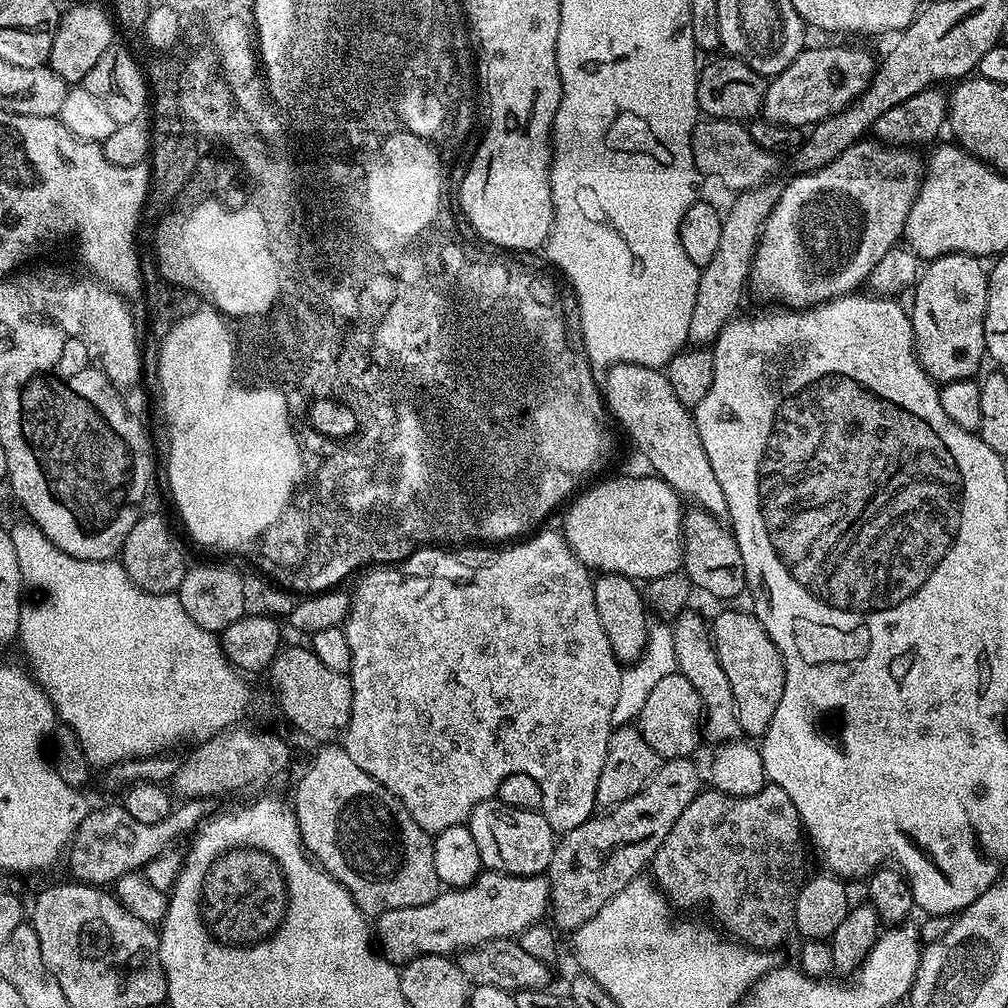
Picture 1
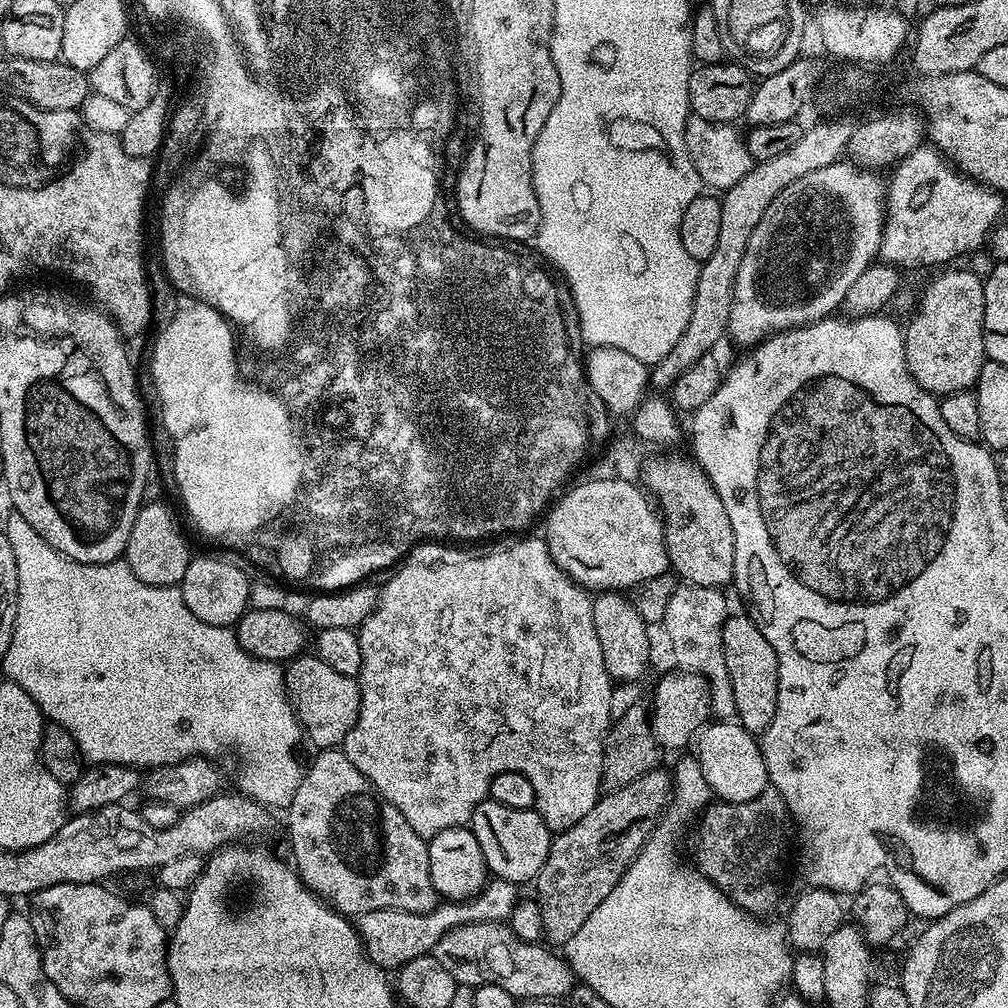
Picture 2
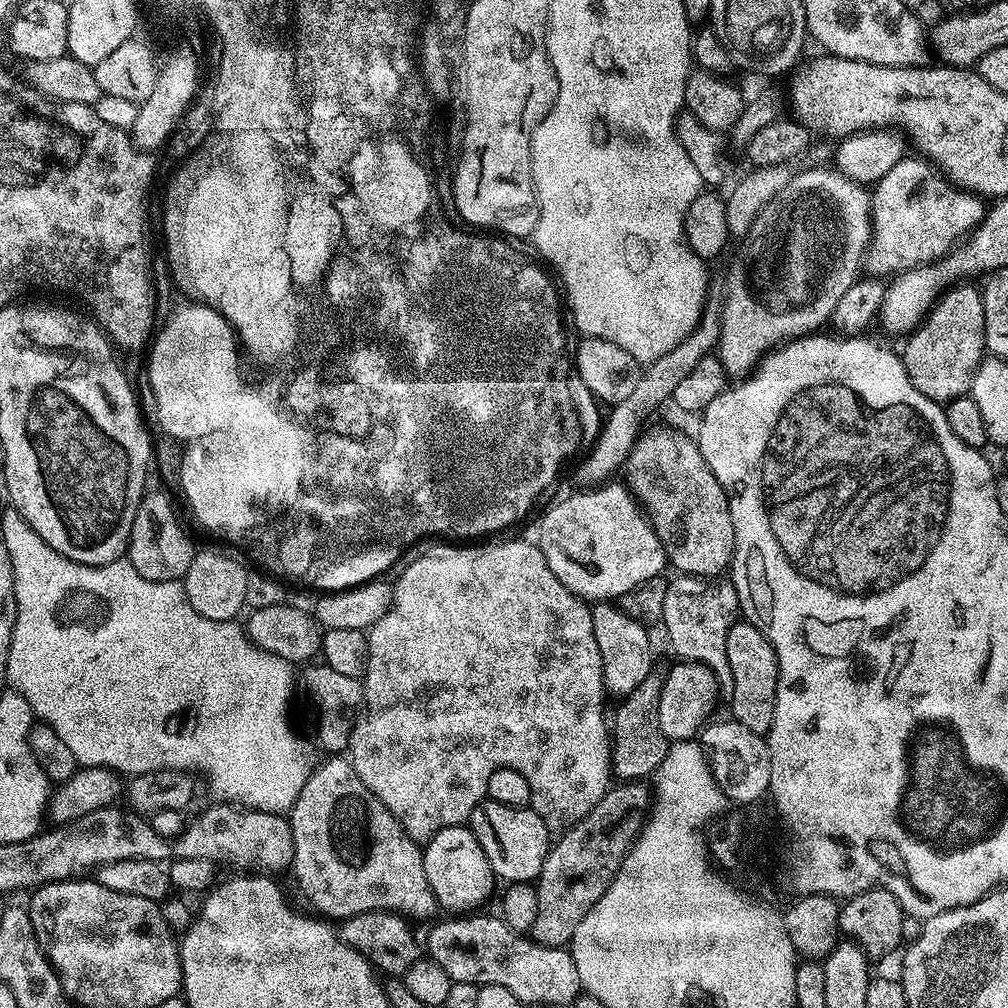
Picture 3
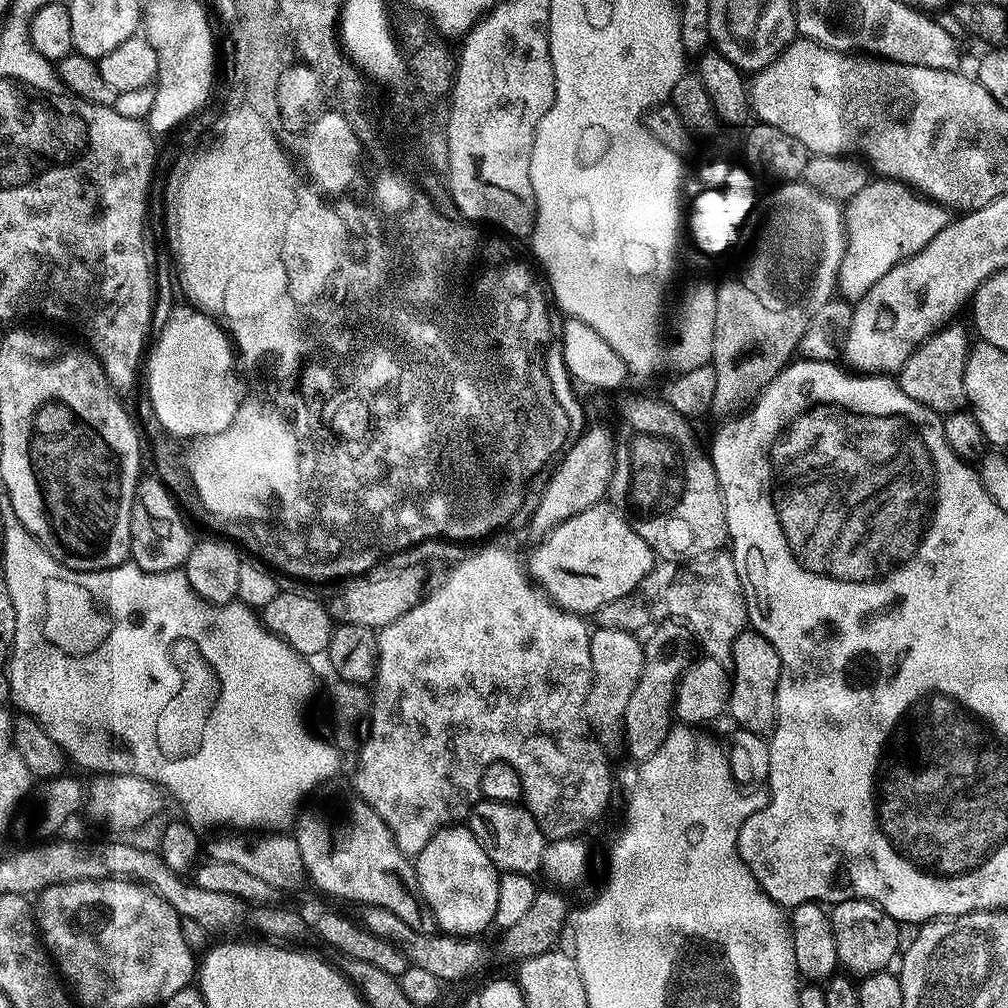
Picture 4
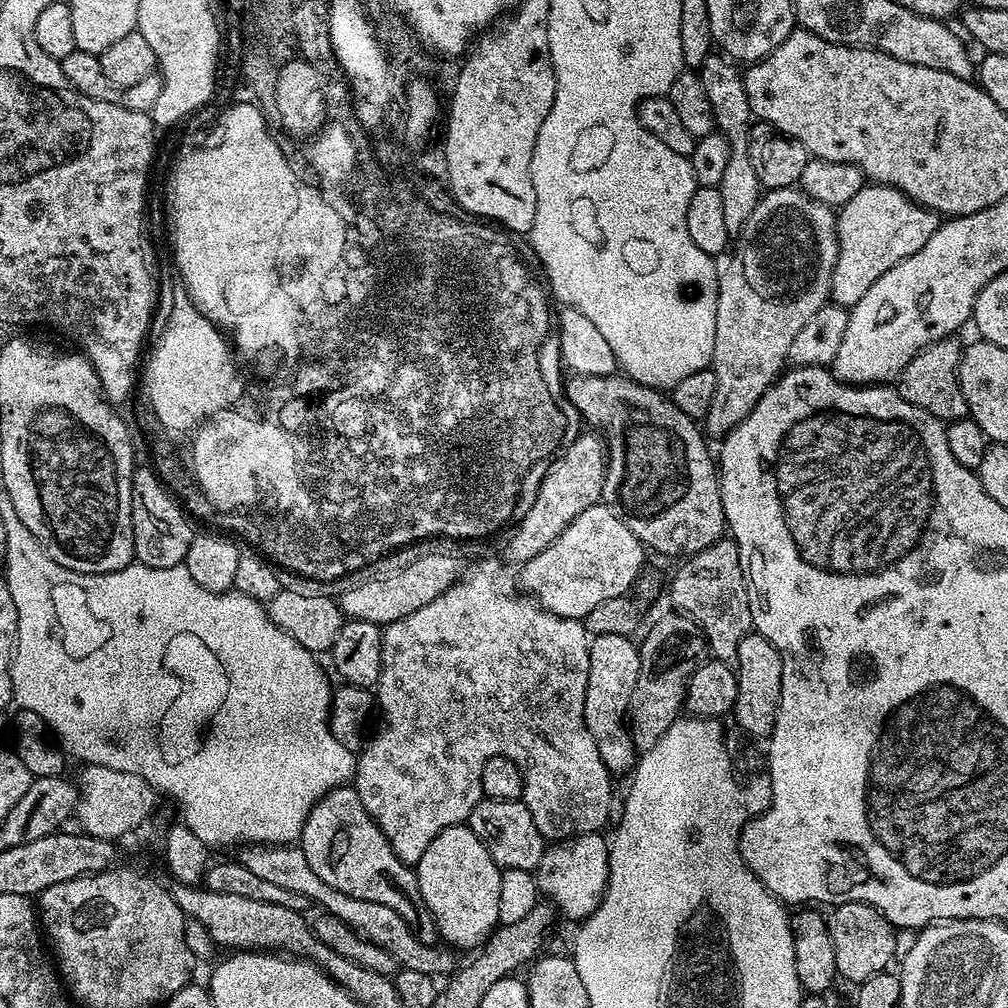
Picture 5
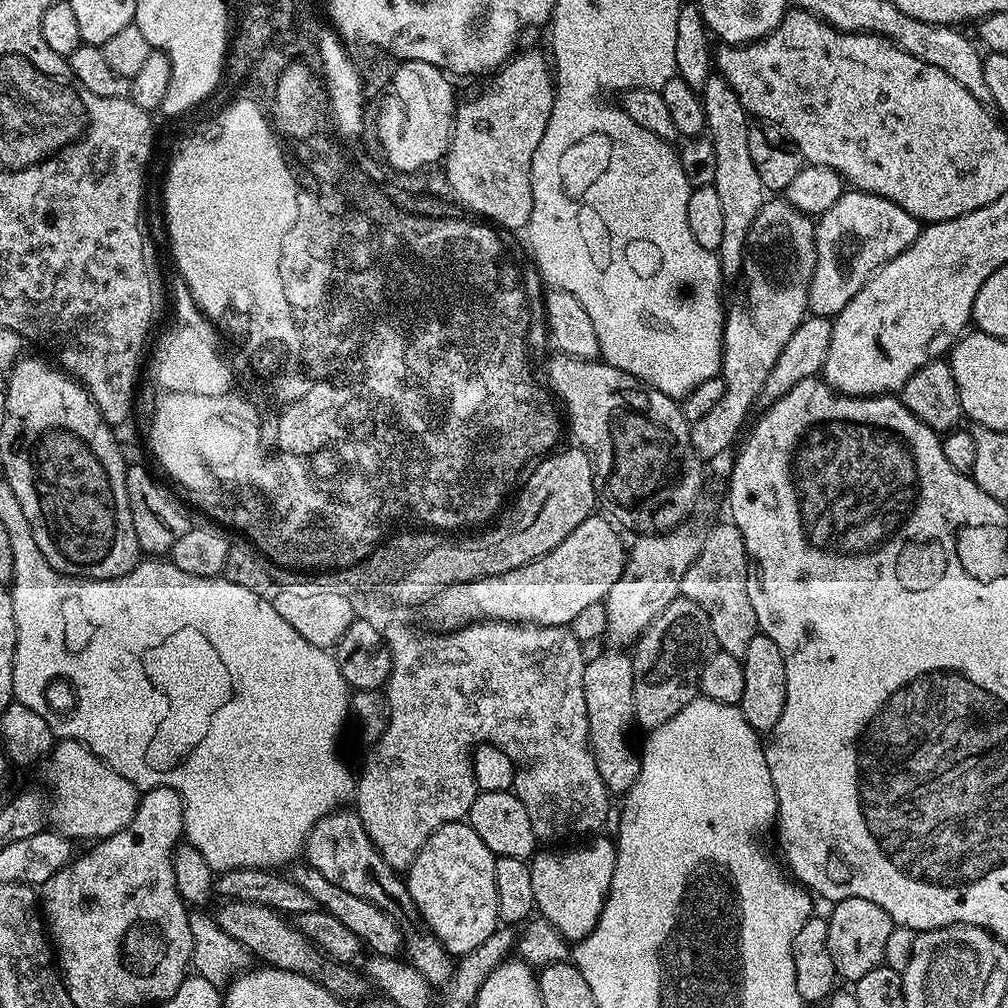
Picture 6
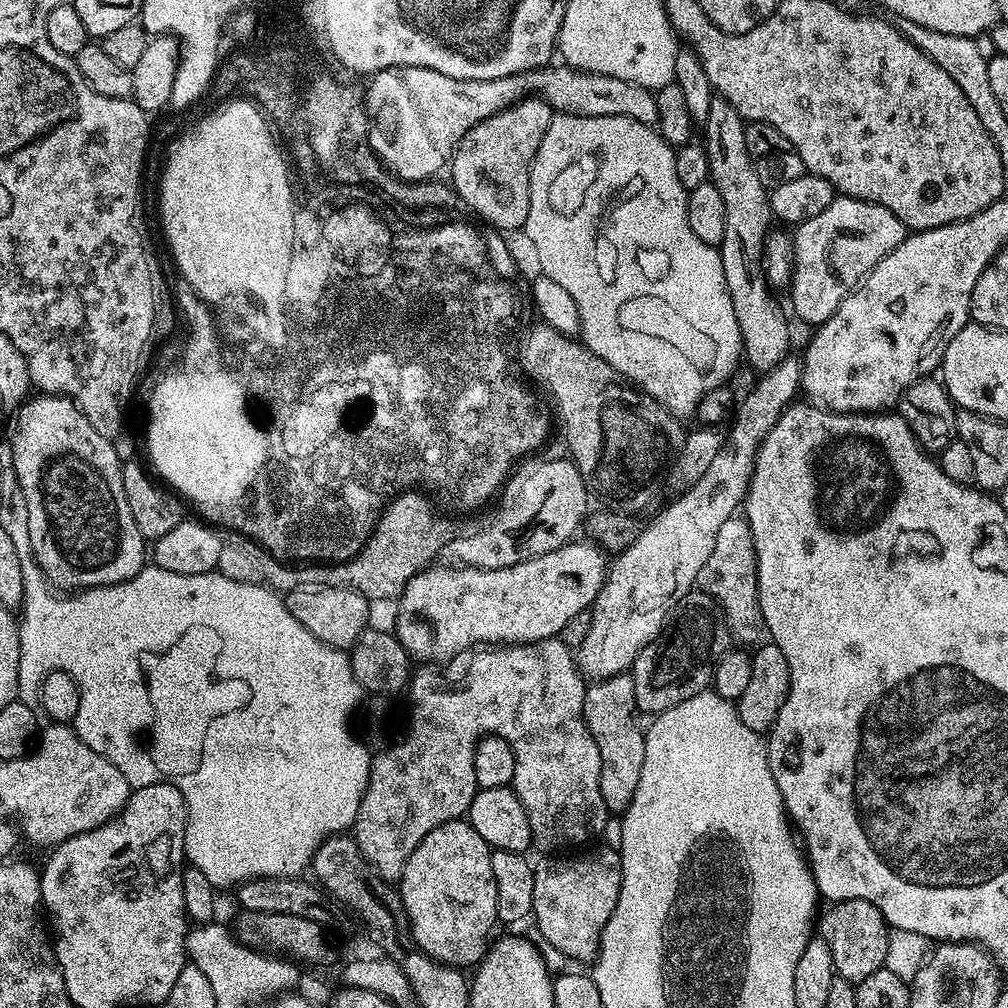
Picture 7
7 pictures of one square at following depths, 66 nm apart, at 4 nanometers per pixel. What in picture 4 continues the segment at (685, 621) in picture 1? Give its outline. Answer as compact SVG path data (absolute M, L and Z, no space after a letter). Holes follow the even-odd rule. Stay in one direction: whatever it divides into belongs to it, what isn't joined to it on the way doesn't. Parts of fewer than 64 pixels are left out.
M724 550L695 561L689 568L692 569L682 573L680 580L674 581L664 592L664 604L672 615L669 617L686 625L695 643L696 640L700 643L700 648L704 651L701 653L707 659L731 669L734 638L738 638L738 634L745 631L748 624L748 601L742 577L738 574L731 555Z

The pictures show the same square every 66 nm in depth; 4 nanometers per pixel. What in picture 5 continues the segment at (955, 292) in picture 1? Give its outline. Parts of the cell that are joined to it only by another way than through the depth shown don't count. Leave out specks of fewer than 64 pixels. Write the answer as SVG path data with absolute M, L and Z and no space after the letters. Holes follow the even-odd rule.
M956 338L939 340L929 348L923 348L898 377L900 397L918 406L918 410L926 410L926 414L934 414L934 418L939 420L951 422L965 419L968 416L968 407L960 389L961 351L962 344Z

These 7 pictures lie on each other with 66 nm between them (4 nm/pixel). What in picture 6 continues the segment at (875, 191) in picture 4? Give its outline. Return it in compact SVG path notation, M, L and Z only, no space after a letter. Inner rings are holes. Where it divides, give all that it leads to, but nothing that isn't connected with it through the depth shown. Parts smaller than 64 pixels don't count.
M846 190L830 210L826 210L815 221L816 226L816 265L814 278L808 287L808 311L813 316L827 316L835 318L837 314L866 286L866 282L873 276L887 260L898 258L910 247L922 231L921 221L915 220L902 206L890 202L881 196L869 192Z

